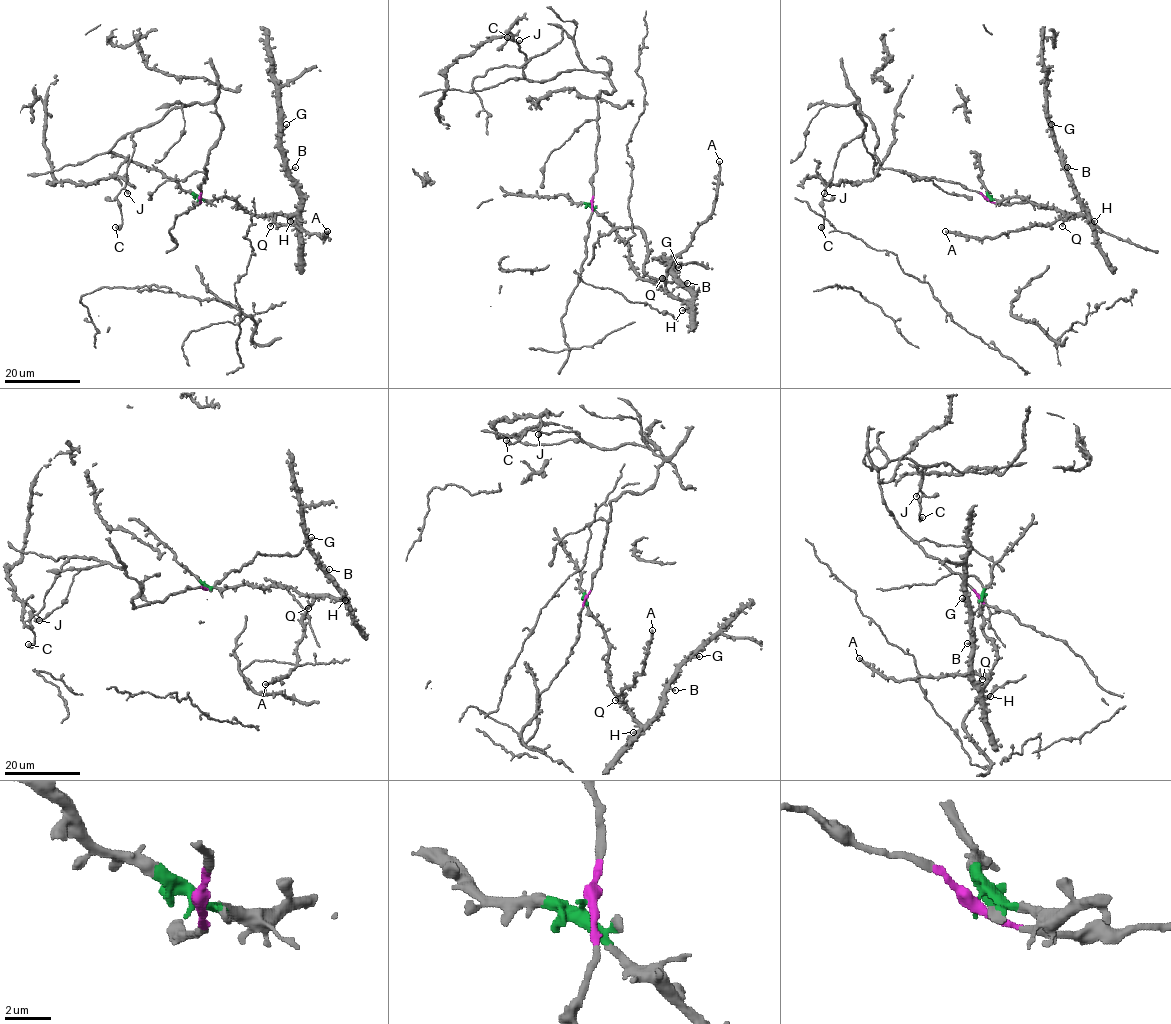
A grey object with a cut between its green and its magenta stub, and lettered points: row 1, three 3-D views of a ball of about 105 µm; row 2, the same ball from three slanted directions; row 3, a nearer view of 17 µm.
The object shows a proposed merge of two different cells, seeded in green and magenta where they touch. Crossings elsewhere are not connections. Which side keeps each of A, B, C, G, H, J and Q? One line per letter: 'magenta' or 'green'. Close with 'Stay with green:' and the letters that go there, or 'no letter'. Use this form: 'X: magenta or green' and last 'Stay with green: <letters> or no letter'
A: green
B: green
C: magenta
G: green
H: green
J: magenta
Q: green
Stay with green: A, B, G, H, Q

